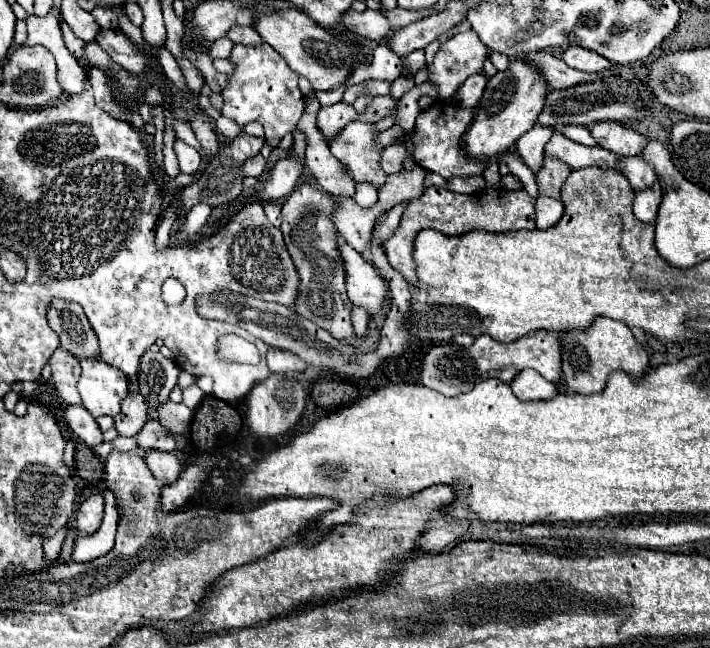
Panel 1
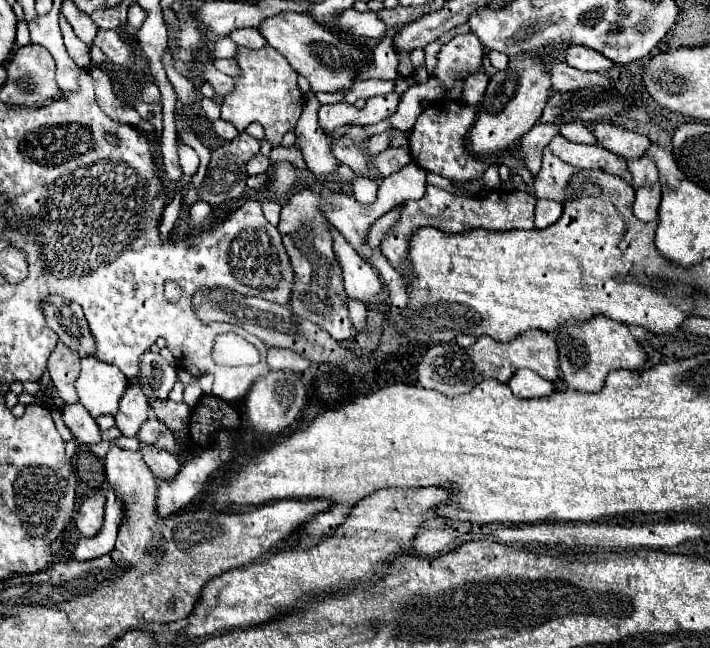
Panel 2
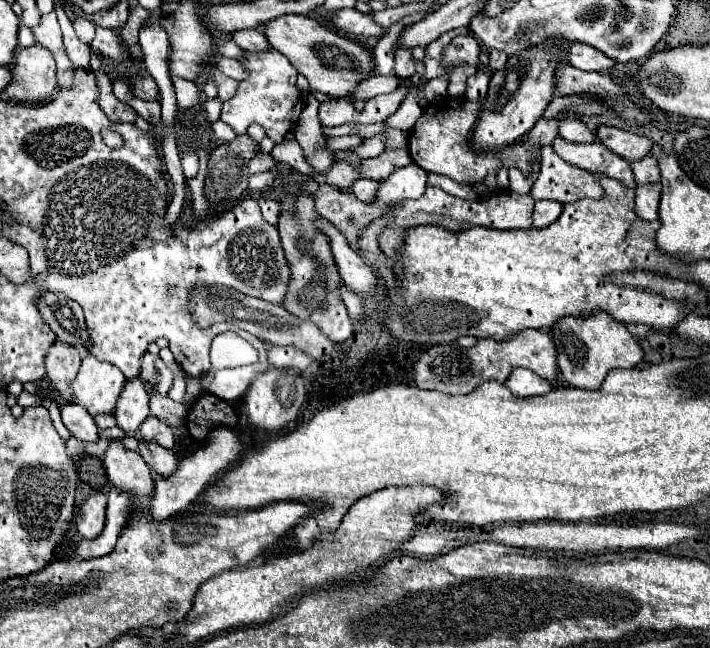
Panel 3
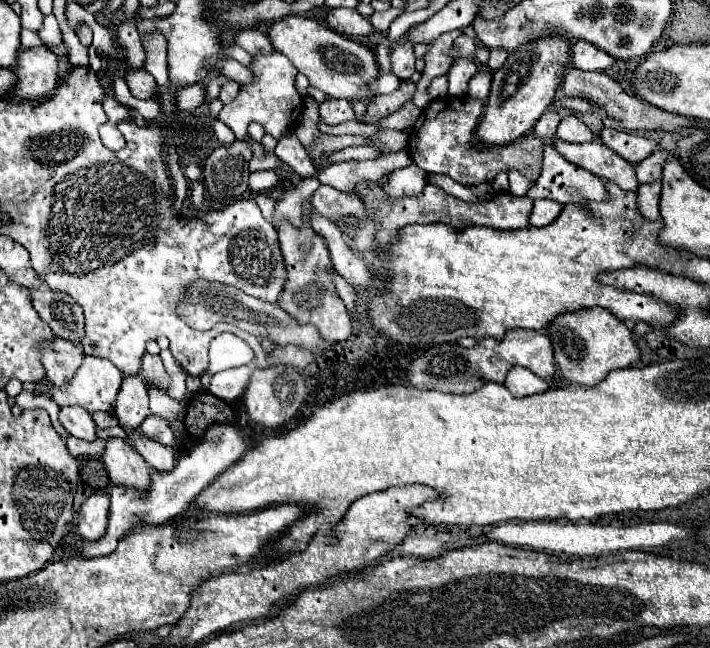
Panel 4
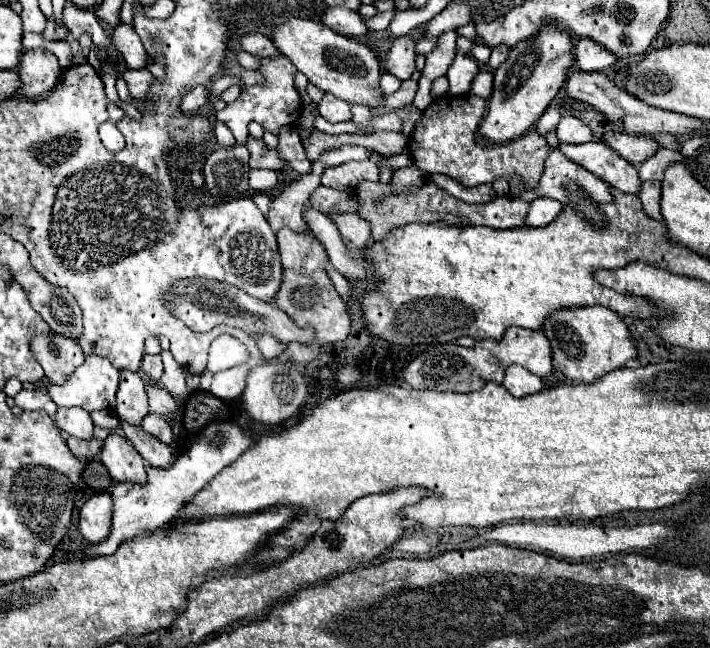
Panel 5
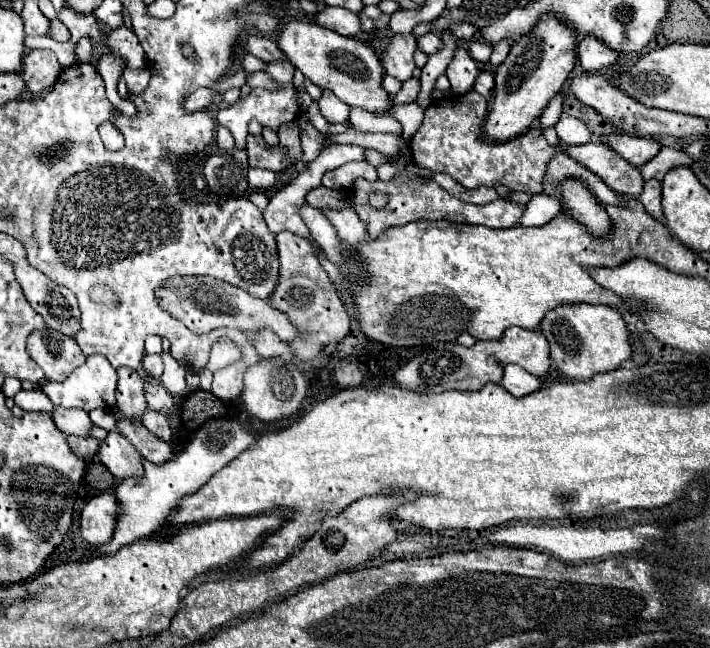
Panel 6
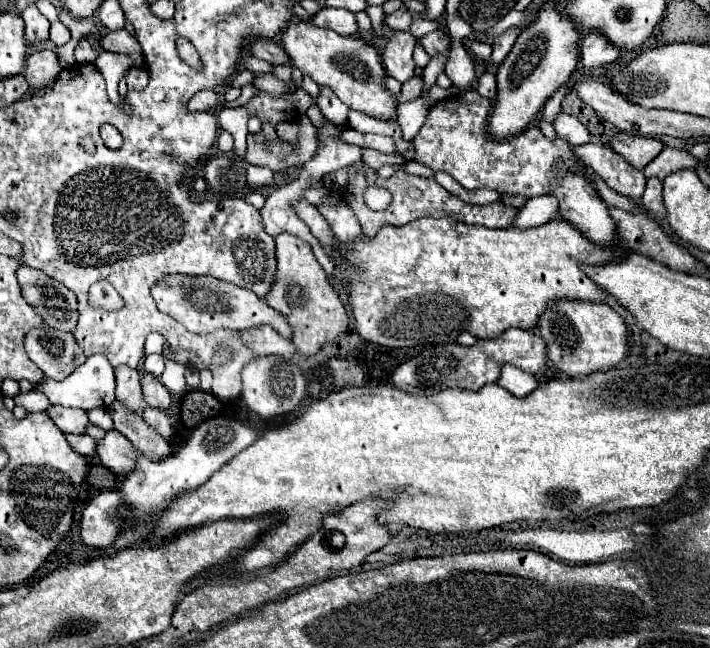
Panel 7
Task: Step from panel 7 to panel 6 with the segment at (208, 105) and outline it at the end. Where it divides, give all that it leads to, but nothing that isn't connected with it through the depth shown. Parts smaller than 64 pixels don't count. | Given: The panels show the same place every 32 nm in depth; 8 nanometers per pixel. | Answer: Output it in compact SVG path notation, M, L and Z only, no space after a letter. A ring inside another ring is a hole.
M198 88L192 96L188 96L188 102L184 102L184 108L188 112L196 112L196 110L204 110L212 104L214 104L214 90Z

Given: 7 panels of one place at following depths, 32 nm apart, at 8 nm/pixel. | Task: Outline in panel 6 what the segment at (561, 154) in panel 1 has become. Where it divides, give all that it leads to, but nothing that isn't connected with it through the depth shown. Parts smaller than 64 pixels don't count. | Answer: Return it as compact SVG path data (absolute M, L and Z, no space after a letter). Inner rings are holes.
M582 144L582 146L568 146L568 156L586 166L590 172L600 176L612 190L618 194L638 198L644 188L644 178L638 168L628 164L620 158L610 146L606 144Z

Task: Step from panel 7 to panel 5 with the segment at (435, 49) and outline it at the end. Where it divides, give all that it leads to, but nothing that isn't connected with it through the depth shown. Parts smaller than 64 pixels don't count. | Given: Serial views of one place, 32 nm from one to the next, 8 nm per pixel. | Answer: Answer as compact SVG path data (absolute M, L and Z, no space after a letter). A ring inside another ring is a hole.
M424 36L422 40L416 42L416 52L418 54L430 54L438 44L438 38L432 38L432 36Z

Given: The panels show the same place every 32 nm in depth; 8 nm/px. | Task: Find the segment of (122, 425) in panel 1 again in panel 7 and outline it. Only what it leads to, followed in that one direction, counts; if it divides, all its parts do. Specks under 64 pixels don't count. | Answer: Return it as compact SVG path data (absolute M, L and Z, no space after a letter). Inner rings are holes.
M118 366L116 372L116 400L124 402L128 410L142 412L144 398L140 392L140 372L130 366Z

